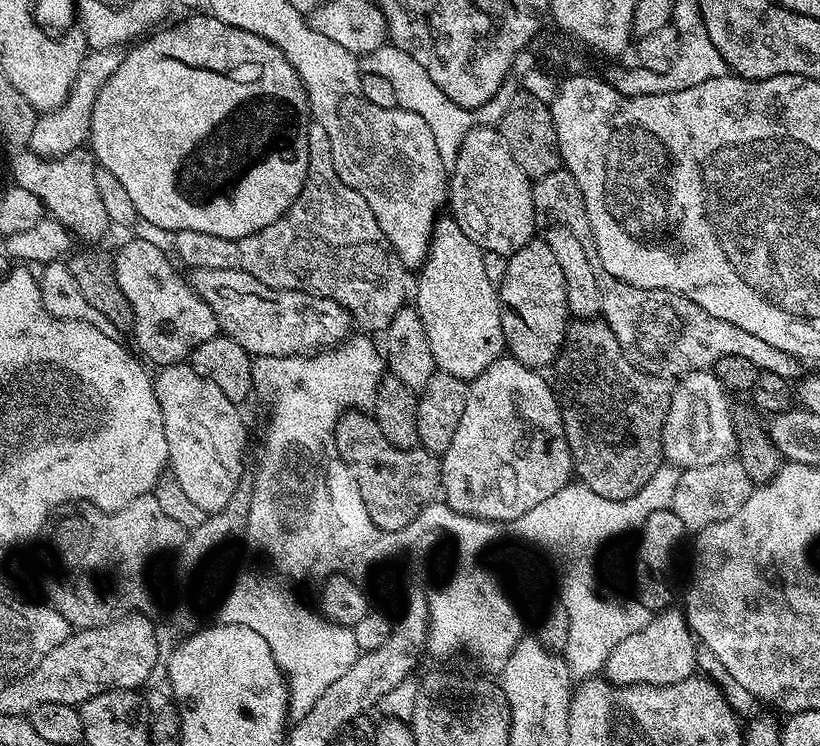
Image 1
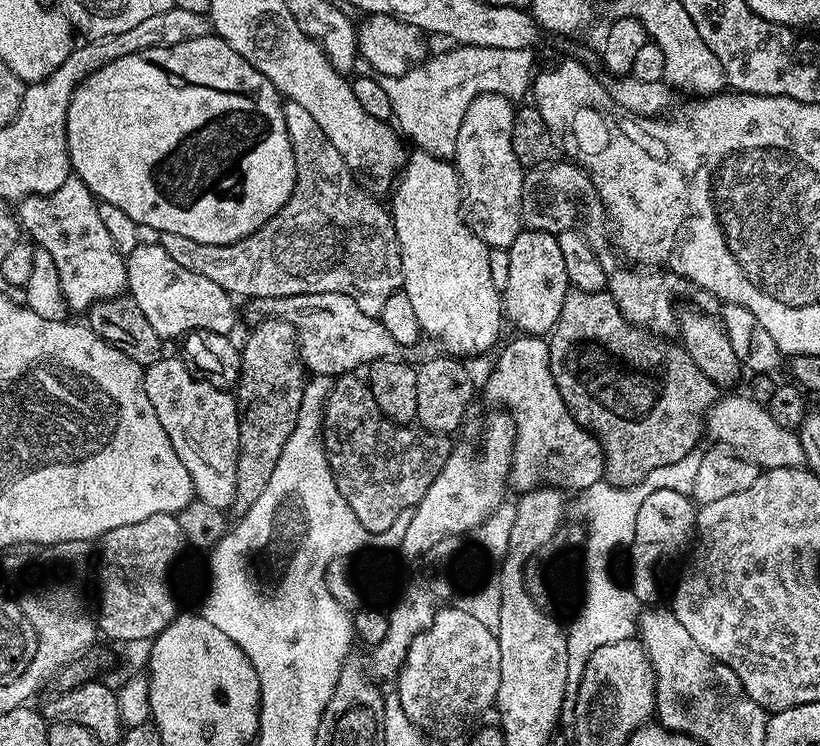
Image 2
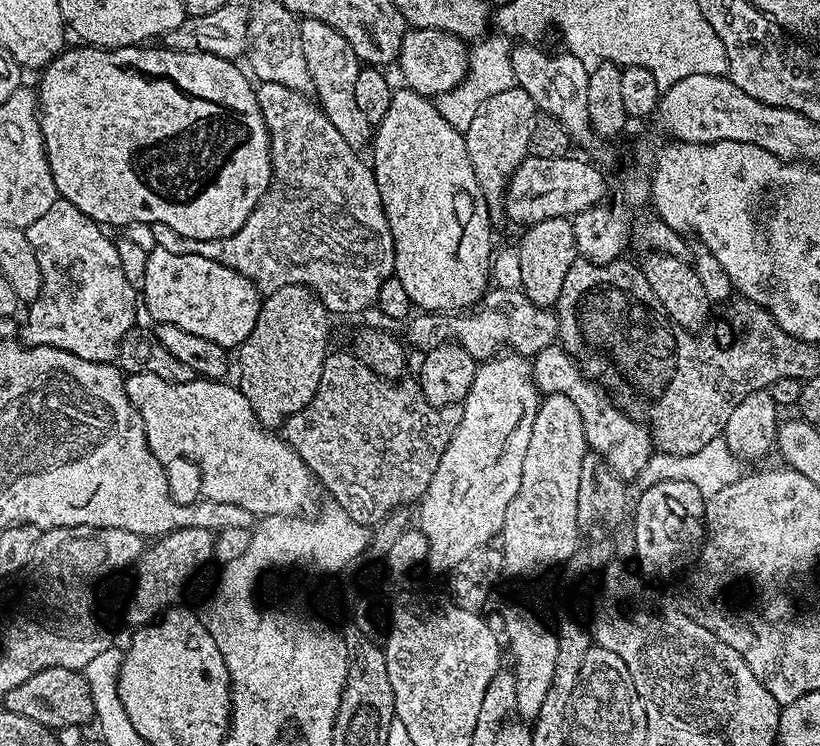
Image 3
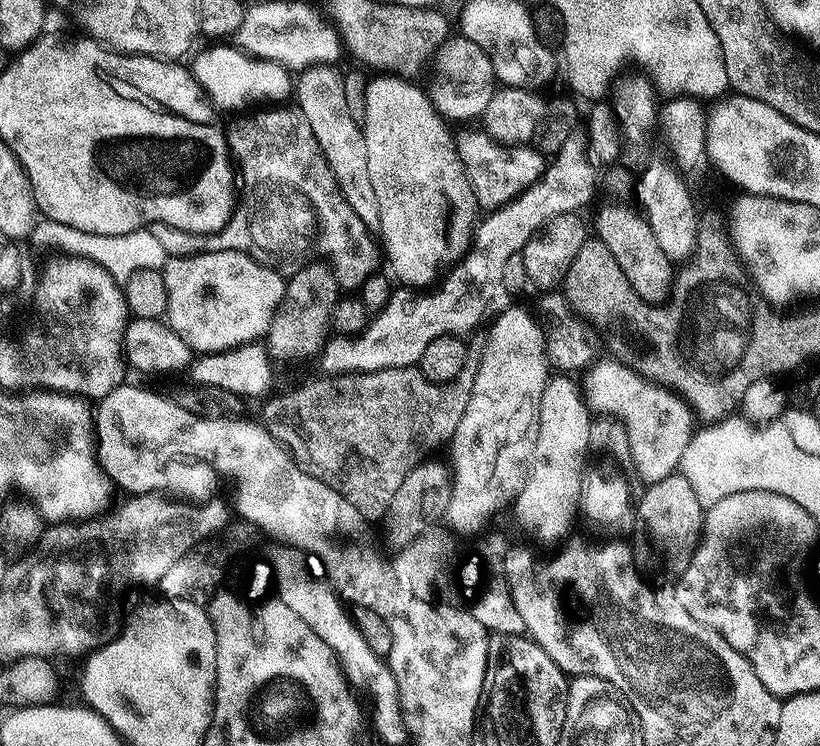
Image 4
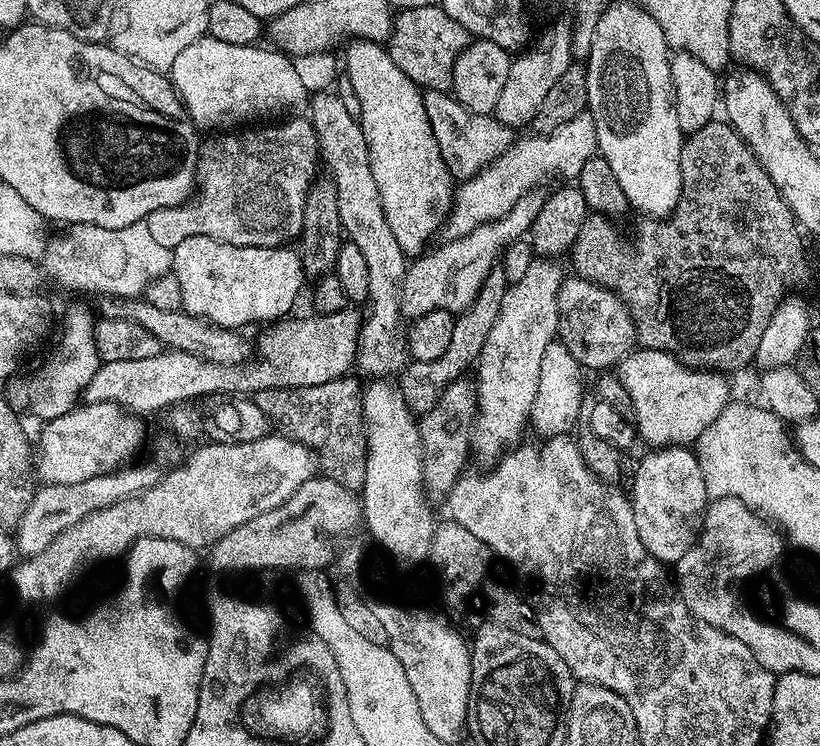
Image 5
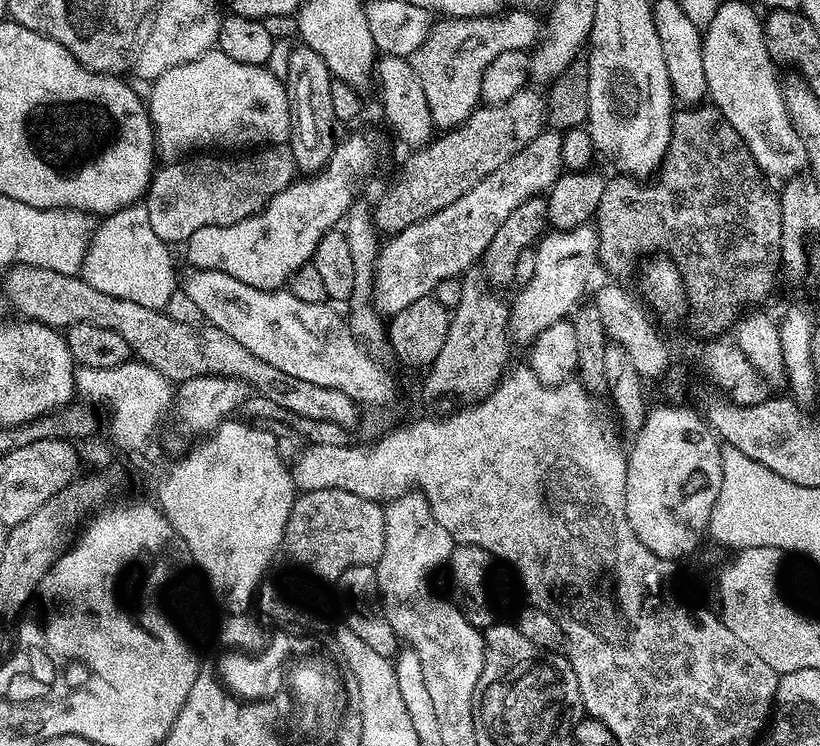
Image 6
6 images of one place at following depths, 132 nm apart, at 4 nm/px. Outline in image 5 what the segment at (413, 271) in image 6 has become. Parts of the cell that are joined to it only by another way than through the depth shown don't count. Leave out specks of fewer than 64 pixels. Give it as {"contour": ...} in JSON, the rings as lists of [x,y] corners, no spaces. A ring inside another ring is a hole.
{"contour":[[[587,110],[550,133],[531,135],[515,141],[490,167],[455,189],[452,211],[446,221],[449,237],[465,236],[478,226],[505,217],[522,198],[535,193],[536,188],[556,176],[566,176],[570,180],[577,178],[588,159],[598,152],[593,116]]]}

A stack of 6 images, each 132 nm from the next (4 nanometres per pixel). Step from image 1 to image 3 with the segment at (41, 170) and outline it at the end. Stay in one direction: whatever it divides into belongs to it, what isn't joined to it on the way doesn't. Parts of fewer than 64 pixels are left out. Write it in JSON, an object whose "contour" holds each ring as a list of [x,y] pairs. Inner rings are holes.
{"contour":[[[57,198],[54,206],[27,228],[28,241],[34,246],[38,270],[42,272],[42,290],[28,305],[28,321],[20,328],[19,339],[29,348],[50,346],[84,358],[86,362],[115,361],[120,355],[122,338],[137,323],[138,289],[126,282],[122,261],[118,259],[116,240],[108,237],[101,225],[82,214],[69,200]]]}

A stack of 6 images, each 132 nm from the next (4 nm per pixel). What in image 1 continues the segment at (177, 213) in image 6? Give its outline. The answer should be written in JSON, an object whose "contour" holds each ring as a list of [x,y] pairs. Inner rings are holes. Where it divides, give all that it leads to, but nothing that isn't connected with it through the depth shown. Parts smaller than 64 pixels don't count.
{"contour":[[[309,123],[306,150],[306,182],[294,203],[270,226],[237,240],[182,230],[176,233],[175,259],[189,269],[242,270],[266,286],[325,296],[341,304],[365,333],[383,333],[394,322],[394,314],[409,303],[410,270],[382,234],[366,198],[338,178],[330,138],[321,124]]]}

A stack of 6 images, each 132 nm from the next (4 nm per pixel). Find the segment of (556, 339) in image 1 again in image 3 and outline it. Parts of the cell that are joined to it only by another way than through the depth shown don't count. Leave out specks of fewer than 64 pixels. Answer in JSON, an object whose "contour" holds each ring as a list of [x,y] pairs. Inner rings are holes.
{"contour":[[[546,218],[537,224],[529,224],[523,229],[524,237],[518,241],[522,282],[519,289],[526,294],[535,308],[551,309],[562,294],[562,282],[566,279],[566,270],[577,260],[578,253],[572,221],[568,218]]]}

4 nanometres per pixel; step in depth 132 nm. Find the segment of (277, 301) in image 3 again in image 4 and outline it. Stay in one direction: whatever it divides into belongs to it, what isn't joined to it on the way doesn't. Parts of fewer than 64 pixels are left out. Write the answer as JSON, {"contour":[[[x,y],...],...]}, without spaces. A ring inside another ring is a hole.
{"contour":[[[312,261],[290,276],[285,283],[284,299],[277,305],[264,335],[269,357],[275,361],[296,362],[319,355],[327,343],[332,310],[339,296],[339,284],[327,263]]]}

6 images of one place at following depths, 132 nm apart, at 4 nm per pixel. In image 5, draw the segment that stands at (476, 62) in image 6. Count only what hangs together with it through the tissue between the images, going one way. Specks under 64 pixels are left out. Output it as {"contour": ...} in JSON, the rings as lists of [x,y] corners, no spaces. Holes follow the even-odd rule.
{"contour":[[[422,6],[421,8],[405,8],[395,17],[392,25],[392,34],[386,41],[388,56],[409,76],[421,89],[433,92],[448,92],[452,86],[452,75],[454,74],[454,62],[462,54],[472,40],[467,30],[459,24],[450,14],[446,14],[440,6]]]}

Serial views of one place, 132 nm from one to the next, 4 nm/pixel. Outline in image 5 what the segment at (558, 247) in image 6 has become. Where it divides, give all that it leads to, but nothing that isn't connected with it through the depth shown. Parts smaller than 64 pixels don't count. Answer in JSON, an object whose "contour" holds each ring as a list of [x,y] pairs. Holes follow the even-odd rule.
{"contour":[[[534,258],[525,276],[519,282],[509,284],[506,298],[502,298],[498,322],[494,322],[494,330],[490,330],[486,346],[482,346],[474,377],[479,408],[474,429],[474,452],[484,460],[499,461],[525,439],[524,431],[529,431],[532,407],[538,398],[542,358],[560,331],[558,294],[560,283],[566,276],[560,273],[556,264],[559,263],[552,258]]]}

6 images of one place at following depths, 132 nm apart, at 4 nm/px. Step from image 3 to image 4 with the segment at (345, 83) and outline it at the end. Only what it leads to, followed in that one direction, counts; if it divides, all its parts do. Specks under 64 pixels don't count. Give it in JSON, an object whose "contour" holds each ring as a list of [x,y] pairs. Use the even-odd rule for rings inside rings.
{"contour":[[[331,63],[313,64],[303,69],[294,80],[294,104],[302,110],[302,114],[306,114],[306,122],[310,122],[310,130],[314,130],[318,146],[322,146],[322,154],[346,202],[350,202],[364,224],[376,226],[380,223],[378,198],[374,194],[374,186],[370,186],[370,170],[366,170],[364,130],[357,120],[350,118],[346,93],[342,90],[344,77],[334,69],[336,68]]]}

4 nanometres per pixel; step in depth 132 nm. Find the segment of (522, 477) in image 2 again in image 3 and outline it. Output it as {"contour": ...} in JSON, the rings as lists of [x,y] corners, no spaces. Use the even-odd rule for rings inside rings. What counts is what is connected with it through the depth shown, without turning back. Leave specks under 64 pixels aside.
{"contour":[[[559,343],[551,344],[546,350],[531,357],[530,363],[532,380],[541,393],[549,396],[554,394],[568,396],[570,402],[578,406],[584,435],[588,437],[589,449],[602,457],[623,481],[635,481],[639,472],[654,455],[654,449],[646,439],[645,429],[631,420],[625,412],[620,411],[611,399],[605,398],[601,389],[580,371],[580,367],[572,361],[568,352]]]}

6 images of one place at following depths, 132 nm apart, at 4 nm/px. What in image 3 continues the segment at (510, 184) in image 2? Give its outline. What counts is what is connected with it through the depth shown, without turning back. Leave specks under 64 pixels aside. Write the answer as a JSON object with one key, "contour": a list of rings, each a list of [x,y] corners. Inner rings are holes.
{"contour":[[[517,86],[502,90],[502,94],[494,94],[494,98],[486,98],[474,122],[470,122],[470,126],[464,131],[466,154],[470,158],[470,166],[474,166],[474,174],[488,203],[489,213],[504,212],[504,194],[508,191],[508,179],[530,155],[530,134],[537,118],[538,109],[534,98],[530,98],[526,90]]]}

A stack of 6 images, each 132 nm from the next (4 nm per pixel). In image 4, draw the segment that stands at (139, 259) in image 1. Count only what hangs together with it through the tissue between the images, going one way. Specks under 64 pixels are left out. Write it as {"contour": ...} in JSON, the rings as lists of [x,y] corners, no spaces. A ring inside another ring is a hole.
{"contour":[[[218,250],[197,256],[168,258],[162,269],[166,286],[166,322],[191,346],[193,353],[207,354],[240,348],[259,341],[268,330],[276,307],[284,299],[285,277],[238,250]]]}

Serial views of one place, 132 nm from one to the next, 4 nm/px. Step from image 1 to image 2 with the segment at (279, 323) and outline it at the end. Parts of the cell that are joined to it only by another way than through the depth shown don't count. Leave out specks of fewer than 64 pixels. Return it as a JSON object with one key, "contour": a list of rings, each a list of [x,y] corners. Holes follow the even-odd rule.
{"contour":[[[319,292],[282,298],[254,298],[249,299],[247,305],[252,322],[276,317],[293,327],[300,357],[312,376],[346,376],[363,369],[373,360],[401,359],[402,349],[394,338],[390,338],[390,330],[382,326],[380,319],[366,314],[362,306],[358,306],[358,302],[346,294]]]}

